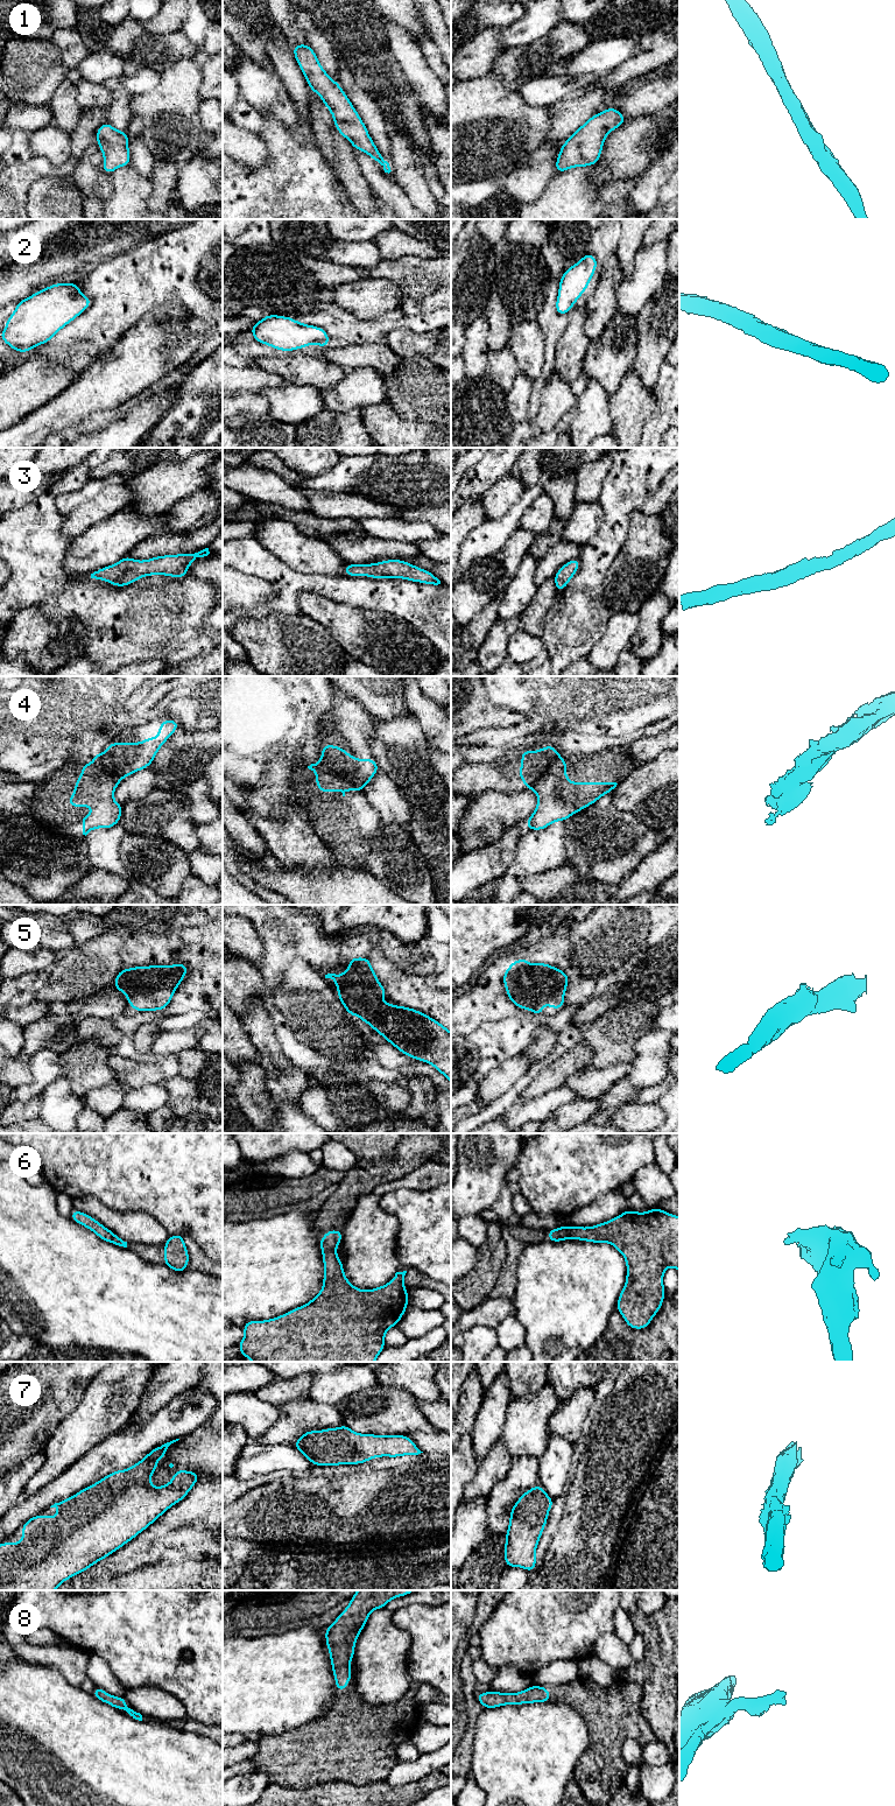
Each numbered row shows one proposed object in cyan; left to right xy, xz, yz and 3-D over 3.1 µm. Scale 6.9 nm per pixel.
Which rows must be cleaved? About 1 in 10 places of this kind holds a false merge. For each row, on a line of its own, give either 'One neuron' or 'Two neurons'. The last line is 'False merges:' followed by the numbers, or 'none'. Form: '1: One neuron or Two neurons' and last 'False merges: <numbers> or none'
1: One neuron
2: One neuron
3: One neuron
4: Two neurons
5: One neuron
6: One neuron
7: One neuron
8: One neuron
False merges: 4

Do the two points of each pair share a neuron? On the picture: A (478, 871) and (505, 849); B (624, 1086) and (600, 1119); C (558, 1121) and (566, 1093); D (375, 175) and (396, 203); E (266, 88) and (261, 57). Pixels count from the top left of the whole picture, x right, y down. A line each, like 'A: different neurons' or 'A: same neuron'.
A: same neuron
B: same neuron
C: different neurons
D: same neuron
E: different neurons

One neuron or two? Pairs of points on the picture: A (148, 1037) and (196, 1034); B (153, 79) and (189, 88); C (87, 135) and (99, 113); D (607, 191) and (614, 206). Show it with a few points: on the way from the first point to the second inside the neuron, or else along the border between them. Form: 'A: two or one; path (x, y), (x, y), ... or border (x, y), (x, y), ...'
A: two; border (161, 1032), (149, 1049)
B: two; border (161, 72), (161, 78), (155, 86), (136, 96)
C: one; path (87, 129), (87, 125), (93, 119)
D: one; path (611, 195), (614, 198), (614, 203)

